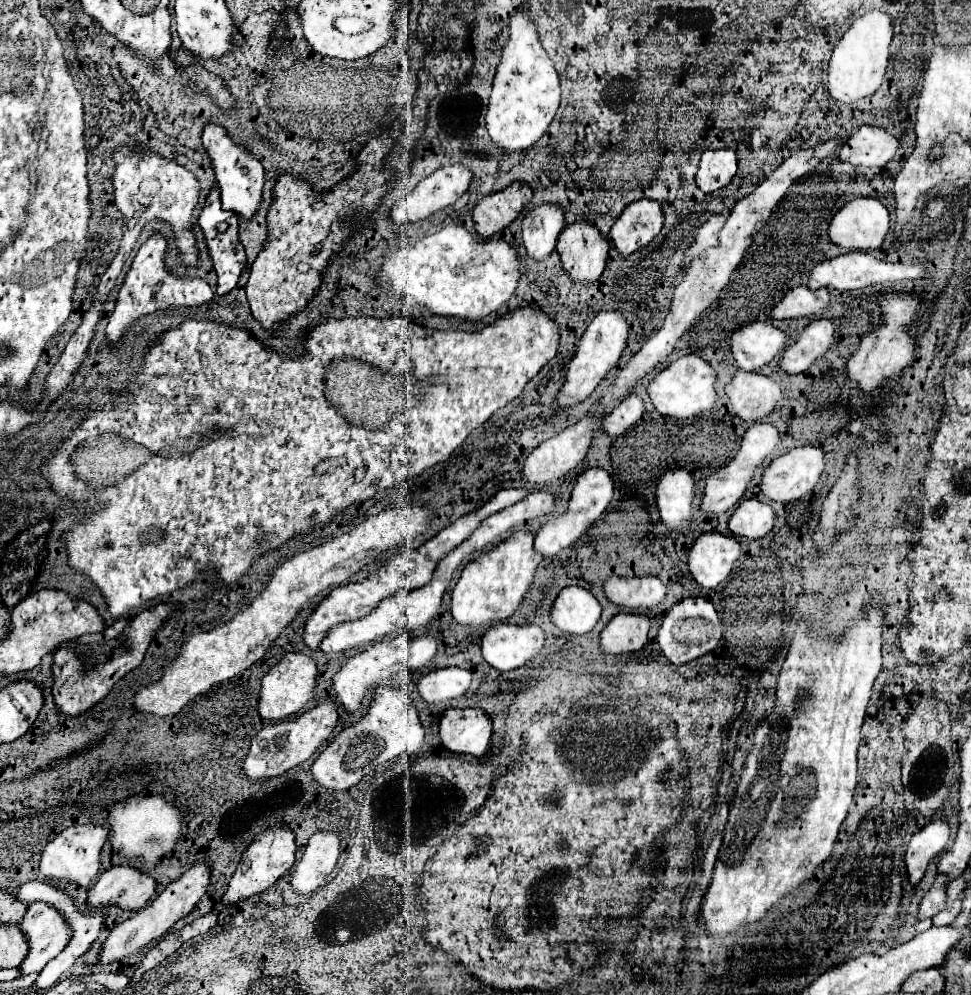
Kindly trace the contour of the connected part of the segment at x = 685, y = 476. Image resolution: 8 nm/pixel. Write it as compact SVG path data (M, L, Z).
M667 469L657 481L657 509L669 527L687 527L693 511L695 481L685 469Z

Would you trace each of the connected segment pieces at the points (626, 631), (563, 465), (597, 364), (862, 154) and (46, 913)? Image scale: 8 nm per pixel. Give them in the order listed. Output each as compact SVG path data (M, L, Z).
M617 613L601 633L601 647L611 655L635 653L647 643L649 627L649 615Z
M585 417L579 423L567 427L565 431L557 433L555 437L551 437L549 441L541 443L537 449L533 449L533 453L525 459L525 469L523 469L523 481L529 483L531 487L535 485L543 485L543 483L551 483L557 481L561 477L565 477L569 471L573 471L577 467L577 463L581 463L587 455L587 449L591 445L591 437L593 437L593 419Z
M603 311L591 321L591 325L587 327L587 331L581 339L581 345L579 345L575 357L569 363L565 383L555 397L555 405L559 409L565 411L565 409L577 405L579 401L585 401L593 393L593 389L603 381L603 377L617 365L621 351L627 345L627 335L629 335L629 325L619 311Z
M861 125L841 145L837 159L855 167L885 167L901 149L895 135L881 127Z
M29 903L25 919L21 919L21 929L29 939L29 955L23 959L21 975L41 971L59 951L67 947L73 937L71 925L63 915L47 903Z

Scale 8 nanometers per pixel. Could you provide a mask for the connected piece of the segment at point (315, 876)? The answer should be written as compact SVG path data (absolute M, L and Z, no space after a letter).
M317 831L311 835L295 873L291 875L291 885L297 893L315 891L327 875L335 869L341 853L341 839L335 831Z

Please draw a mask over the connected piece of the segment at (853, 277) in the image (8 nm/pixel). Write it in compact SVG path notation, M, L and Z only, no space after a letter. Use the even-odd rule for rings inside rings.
M851 251L833 259L825 259L821 263L817 263L807 279L807 287L819 289L819 287L829 287L829 289L837 289L837 291L853 291L853 289L863 289L867 285L893 285L895 281L903 281L903 279L919 279L925 275L925 267L923 263L887 263L887 261L879 261L877 257L869 255L869 253L861 253L861 251Z

